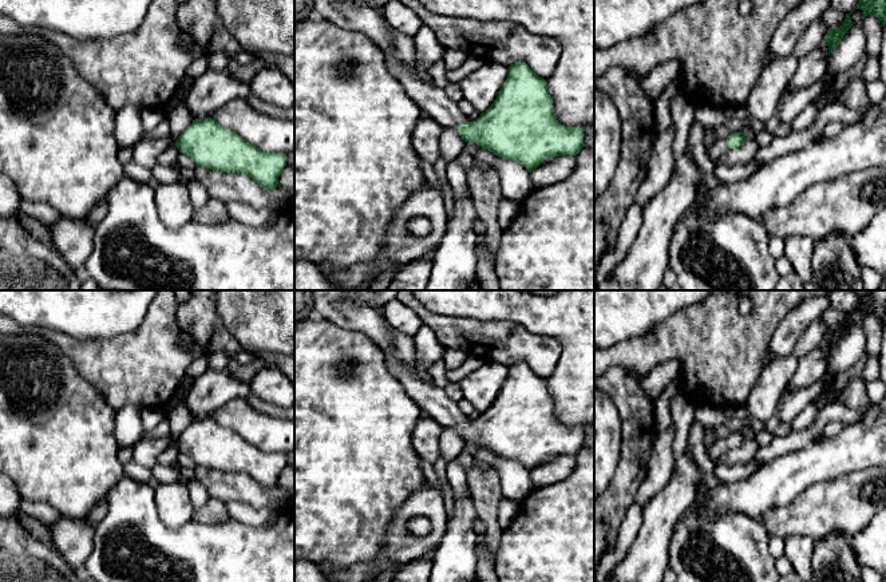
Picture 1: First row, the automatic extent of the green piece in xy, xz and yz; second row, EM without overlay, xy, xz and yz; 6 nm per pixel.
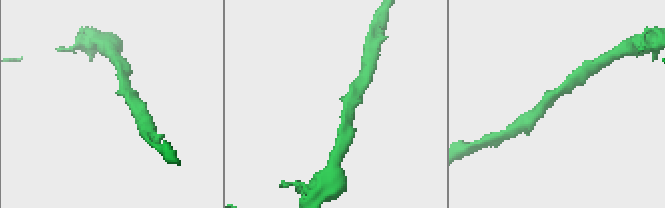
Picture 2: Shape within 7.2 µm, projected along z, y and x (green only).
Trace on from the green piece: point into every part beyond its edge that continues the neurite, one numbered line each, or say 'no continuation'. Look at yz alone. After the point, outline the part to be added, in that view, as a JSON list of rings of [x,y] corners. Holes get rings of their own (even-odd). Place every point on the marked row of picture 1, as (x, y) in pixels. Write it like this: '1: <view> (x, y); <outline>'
1: yz (719, 149); [[[717,139],[713,146],[707,151],[709,161],[716,166],[720,166],[720,158],[728,151],[725,139]]]

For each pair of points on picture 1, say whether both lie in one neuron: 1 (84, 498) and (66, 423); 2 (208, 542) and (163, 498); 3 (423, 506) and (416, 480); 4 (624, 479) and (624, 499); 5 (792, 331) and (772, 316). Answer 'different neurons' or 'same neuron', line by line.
1: same neuron
2: different neurons
3: different neurons
4: same neuron
5: different neurons

